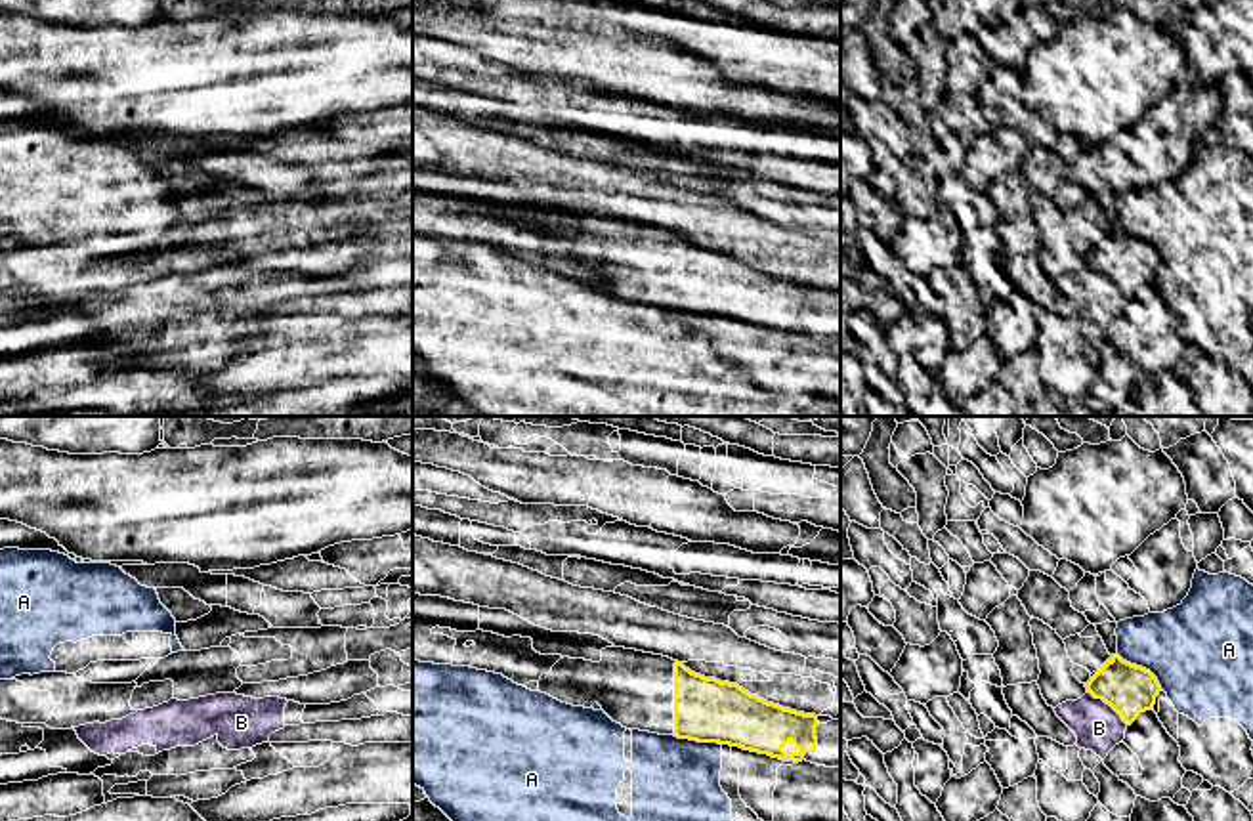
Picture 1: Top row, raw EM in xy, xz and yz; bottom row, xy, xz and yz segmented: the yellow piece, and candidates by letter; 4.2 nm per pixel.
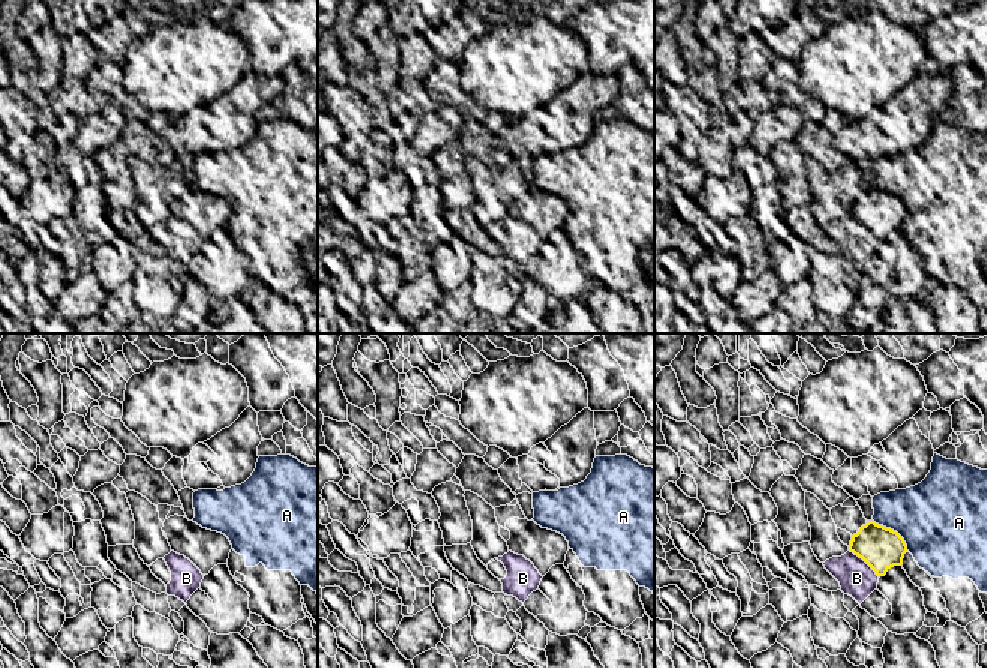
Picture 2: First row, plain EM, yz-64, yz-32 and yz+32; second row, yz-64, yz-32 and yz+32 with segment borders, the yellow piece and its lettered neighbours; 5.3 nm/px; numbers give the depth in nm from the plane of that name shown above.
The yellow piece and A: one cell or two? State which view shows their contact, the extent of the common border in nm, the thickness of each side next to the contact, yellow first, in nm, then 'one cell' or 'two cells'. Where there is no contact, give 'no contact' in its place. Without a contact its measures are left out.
yz | 240 nm | 220/420 nm | two cells

